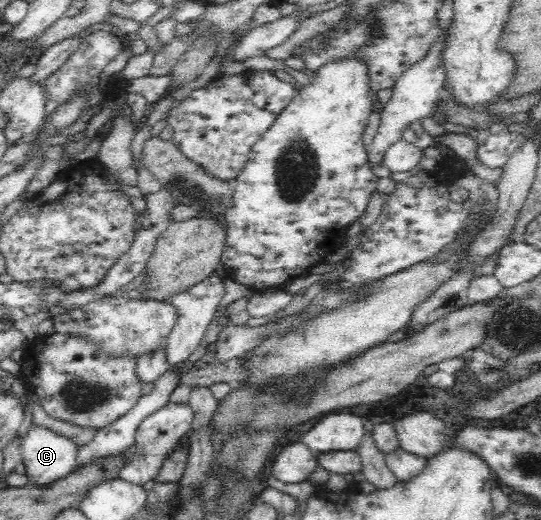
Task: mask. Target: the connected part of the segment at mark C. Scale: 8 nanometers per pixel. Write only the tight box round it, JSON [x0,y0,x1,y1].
[21,423,78,485]

